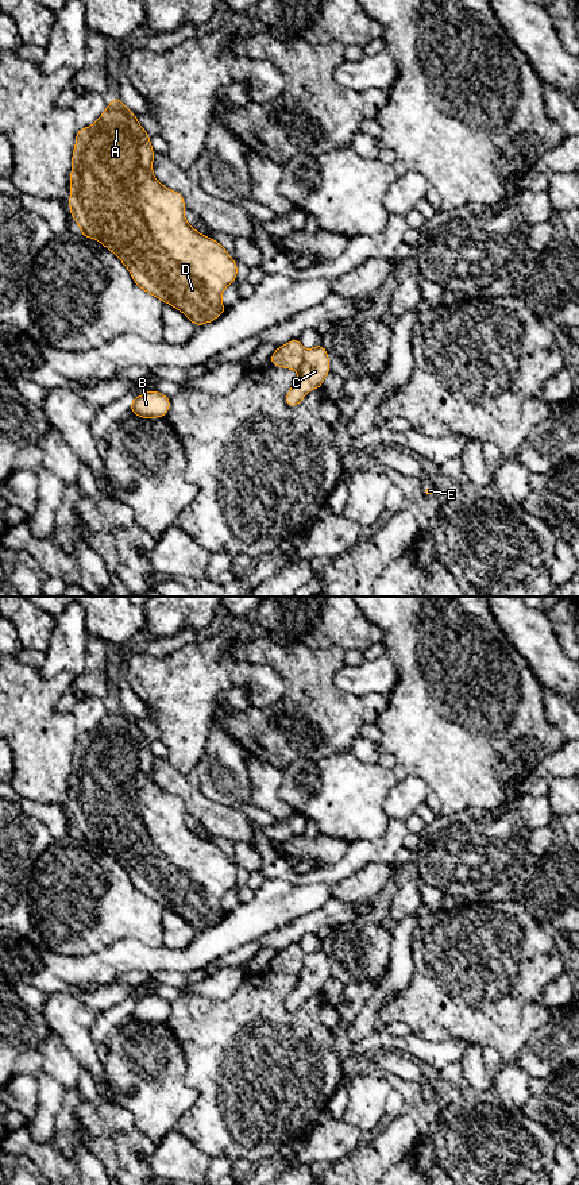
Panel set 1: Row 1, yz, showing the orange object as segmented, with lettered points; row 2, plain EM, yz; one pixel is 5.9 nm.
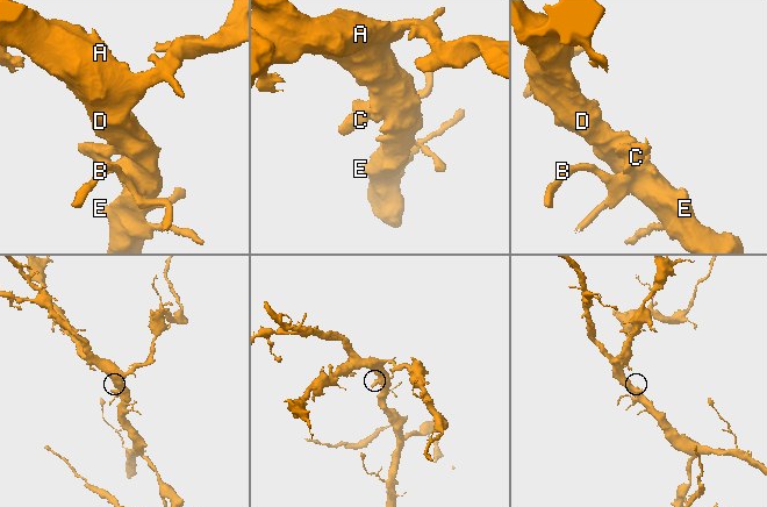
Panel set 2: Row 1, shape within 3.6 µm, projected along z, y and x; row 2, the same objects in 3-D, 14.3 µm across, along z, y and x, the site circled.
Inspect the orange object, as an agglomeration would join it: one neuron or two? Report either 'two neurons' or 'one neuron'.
two neurons

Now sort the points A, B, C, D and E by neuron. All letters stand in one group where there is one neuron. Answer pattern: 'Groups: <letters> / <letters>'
Groups: A D E / B C

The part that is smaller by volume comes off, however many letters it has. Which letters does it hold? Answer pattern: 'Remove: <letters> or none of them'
Remove: B, C

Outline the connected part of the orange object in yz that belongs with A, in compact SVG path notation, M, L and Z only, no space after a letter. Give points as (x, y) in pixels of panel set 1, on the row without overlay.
M120 702L107 710L101 721L89 732L77 734L72 759L70 821L84 842L100 846L127 872L138 892L184 918L196 931L219 923L227 912L221 907L224 893L236 887L238 866L215 844L206 842L185 823L185 804L155 784L154 754L150 740L139 729L136 719L127 714Z

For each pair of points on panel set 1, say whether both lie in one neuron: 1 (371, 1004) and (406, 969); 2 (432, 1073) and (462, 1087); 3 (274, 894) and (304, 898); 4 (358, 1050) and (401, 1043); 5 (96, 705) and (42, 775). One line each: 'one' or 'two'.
1: one
2: one
3: one
4: one
5: two

